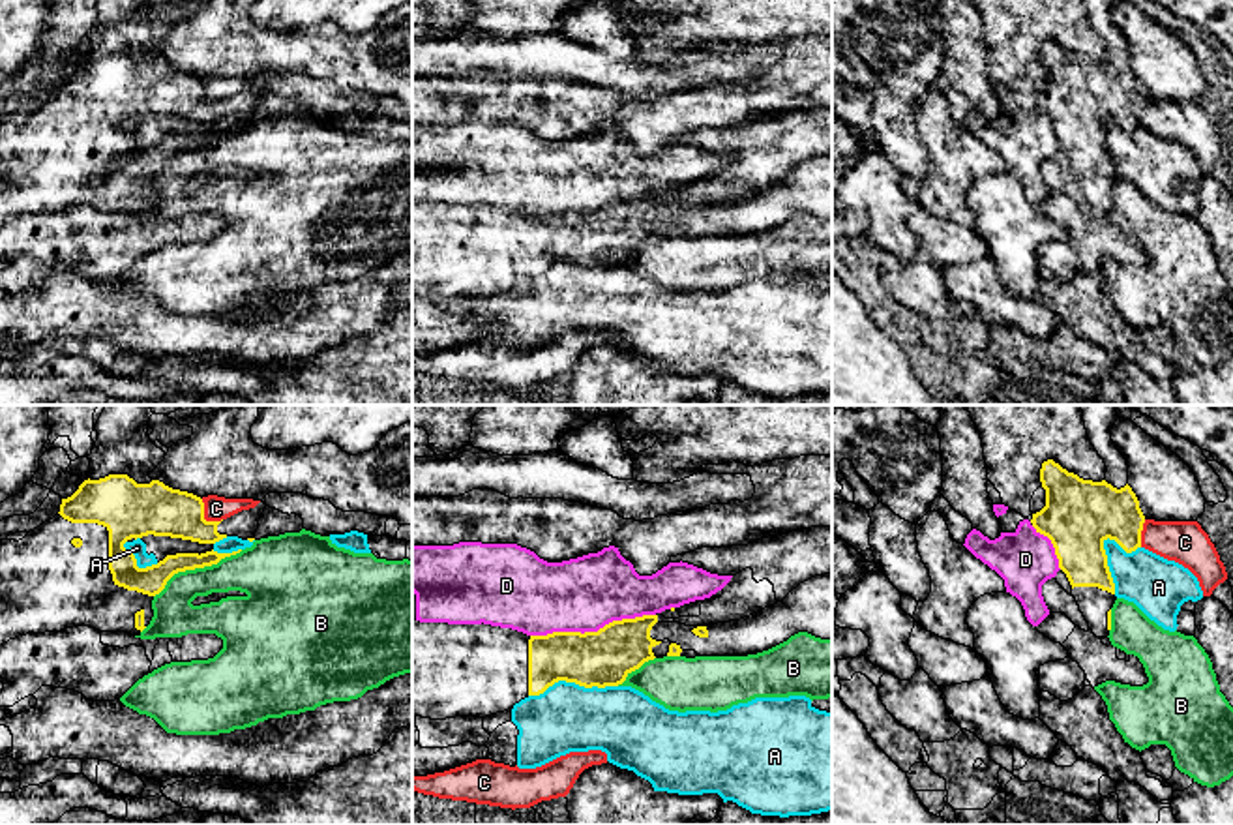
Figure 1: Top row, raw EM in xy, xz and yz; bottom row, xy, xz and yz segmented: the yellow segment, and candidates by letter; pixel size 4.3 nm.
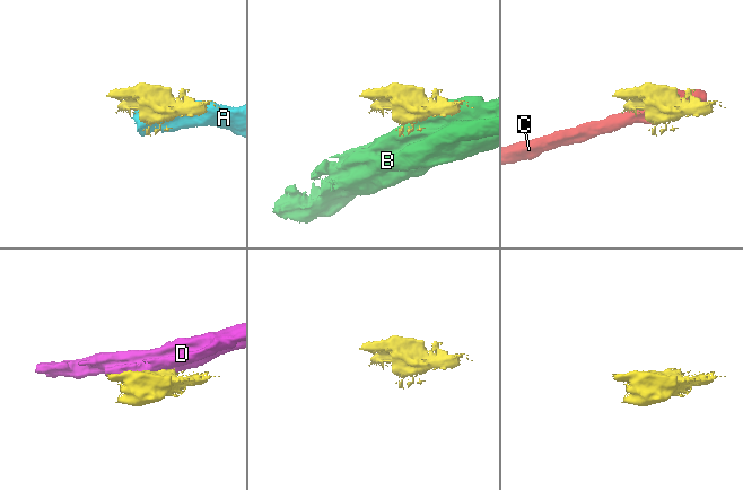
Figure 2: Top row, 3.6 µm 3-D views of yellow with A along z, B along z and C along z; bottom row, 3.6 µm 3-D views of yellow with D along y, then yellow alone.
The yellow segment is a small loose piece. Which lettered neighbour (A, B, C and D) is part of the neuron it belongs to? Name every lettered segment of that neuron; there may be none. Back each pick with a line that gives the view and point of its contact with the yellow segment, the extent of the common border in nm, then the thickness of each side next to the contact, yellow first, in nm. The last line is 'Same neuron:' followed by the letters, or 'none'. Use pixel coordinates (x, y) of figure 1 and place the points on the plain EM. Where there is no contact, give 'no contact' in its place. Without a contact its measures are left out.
Same neuron: none

